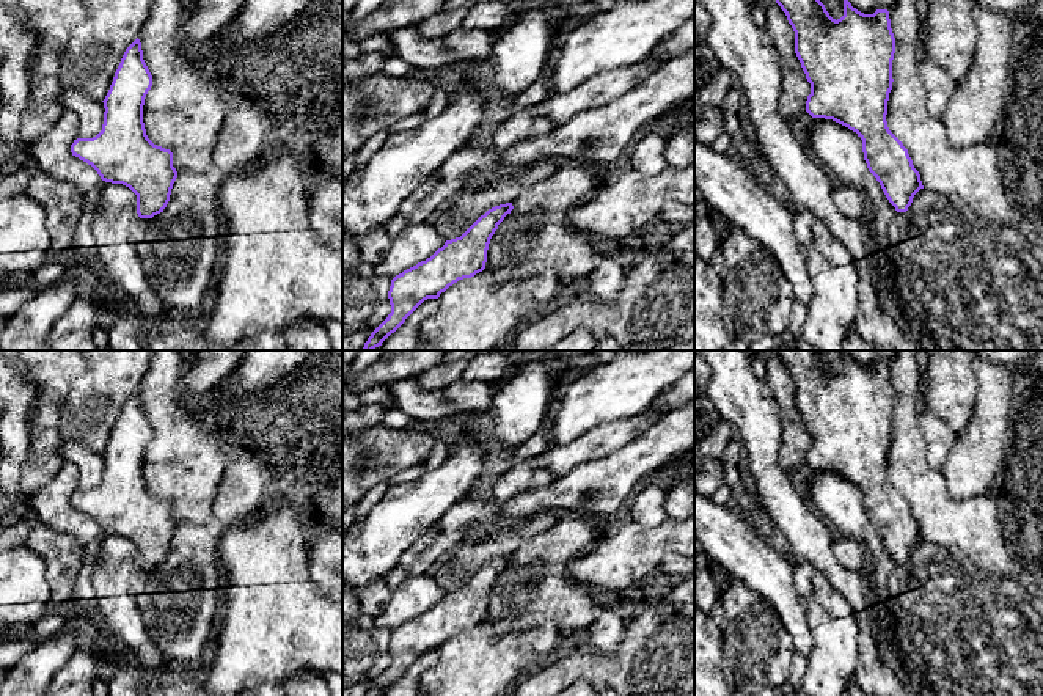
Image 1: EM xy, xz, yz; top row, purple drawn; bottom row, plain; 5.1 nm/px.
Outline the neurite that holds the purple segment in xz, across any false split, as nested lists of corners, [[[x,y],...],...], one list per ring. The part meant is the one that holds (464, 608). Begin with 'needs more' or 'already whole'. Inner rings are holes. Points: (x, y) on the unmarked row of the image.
already whole; [[[500,556],[481,567],[460,589],[446,592],[430,610],[391,632],[391,665],[364,696],[382,696],[427,650],[438,650],[449,638],[485,621],[487,602],[498,577],[514,561]]]

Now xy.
already whole; [[[137,390],[124,404],[104,454],[102,482],[93,490],[77,490],[71,496],[72,507],[91,517],[102,533],[123,536],[137,547],[140,570],[152,570],[163,564],[170,553],[177,523],[173,504],[154,496],[145,481],[143,457],[152,438],[152,427],[143,412],[141,394]]]

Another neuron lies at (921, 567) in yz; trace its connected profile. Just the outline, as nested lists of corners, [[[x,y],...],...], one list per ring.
[[[920,540],[908,562],[895,566],[887,589],[892,638],[908,657],[914,680],[952,696],[1043,696],[1043,616],[1018,581],[982,570],[960,551]]]

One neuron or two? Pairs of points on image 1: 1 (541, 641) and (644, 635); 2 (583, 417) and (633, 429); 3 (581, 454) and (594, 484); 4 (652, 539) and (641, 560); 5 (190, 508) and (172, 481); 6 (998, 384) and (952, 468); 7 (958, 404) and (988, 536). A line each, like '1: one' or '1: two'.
1: two
2: two
3: two
4: one
5: one
6: one
7: two

